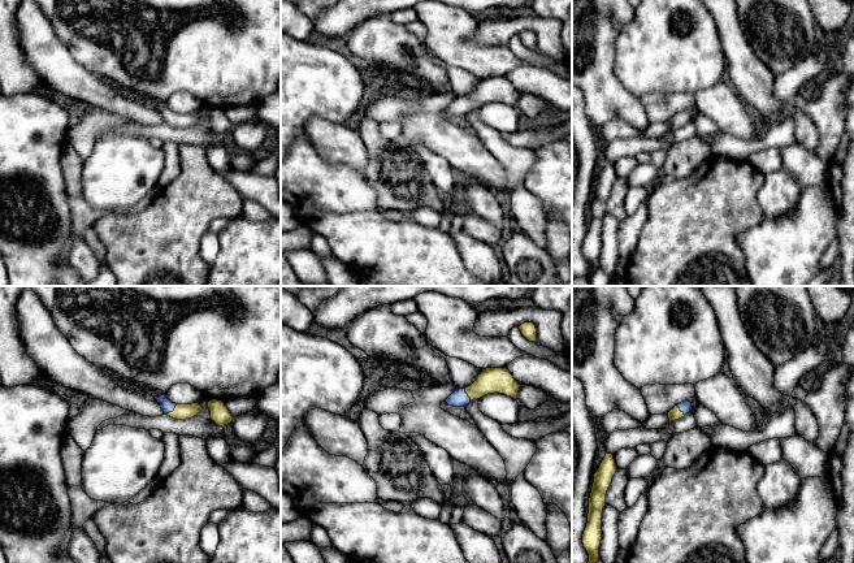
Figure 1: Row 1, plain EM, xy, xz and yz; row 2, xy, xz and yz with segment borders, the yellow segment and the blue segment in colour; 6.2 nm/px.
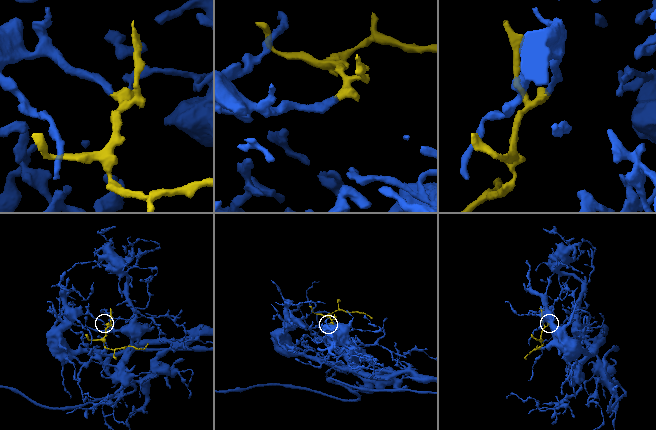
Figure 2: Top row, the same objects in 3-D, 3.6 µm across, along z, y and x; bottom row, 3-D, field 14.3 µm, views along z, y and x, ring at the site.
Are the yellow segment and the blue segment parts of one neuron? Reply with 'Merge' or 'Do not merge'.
Merge

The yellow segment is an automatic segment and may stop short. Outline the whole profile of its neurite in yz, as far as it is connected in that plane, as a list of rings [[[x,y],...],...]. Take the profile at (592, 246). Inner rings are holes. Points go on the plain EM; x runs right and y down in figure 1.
[[[606,163],[598,179],[589,207],[589,222],[582,252],[589,263],[585,276],[572,278],[572,286],[591,286],[591,277],[599,269],[599,255],[602,250],[602,221],[606,215],[606,203],[617,179],[612,163]]]

